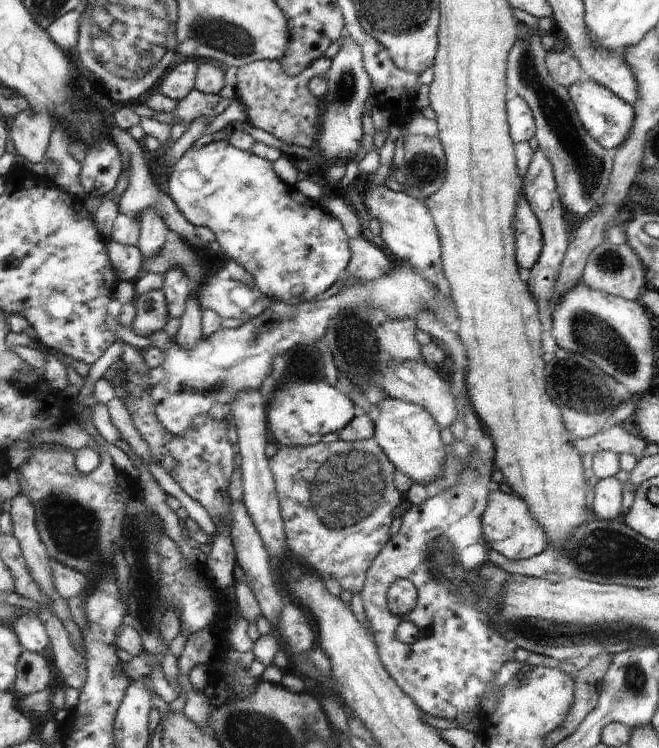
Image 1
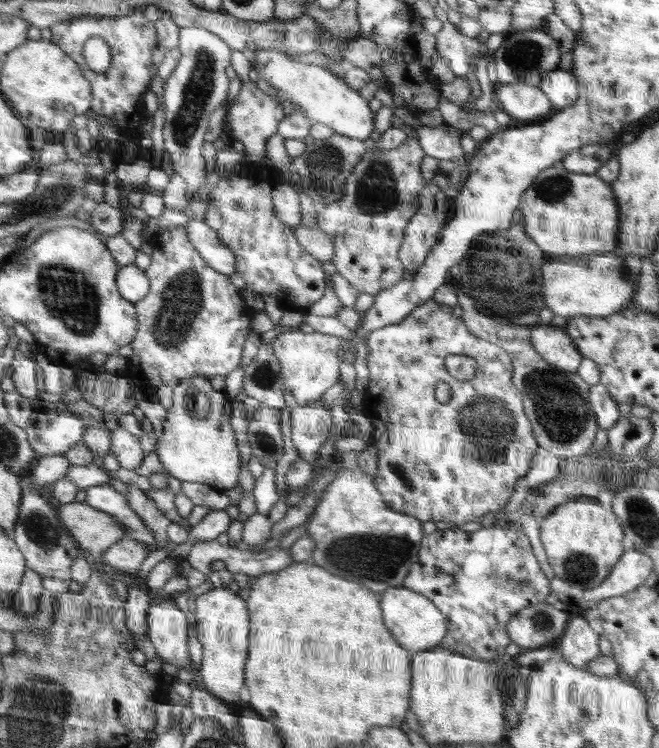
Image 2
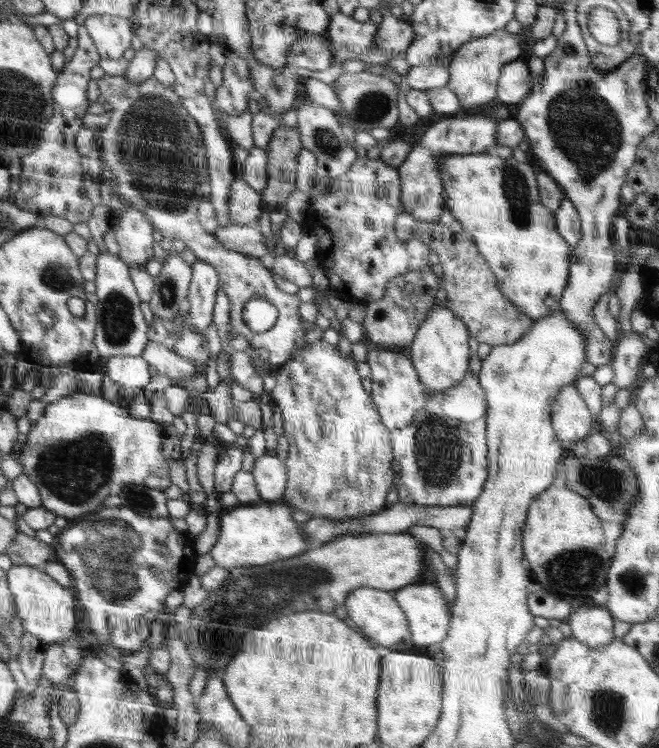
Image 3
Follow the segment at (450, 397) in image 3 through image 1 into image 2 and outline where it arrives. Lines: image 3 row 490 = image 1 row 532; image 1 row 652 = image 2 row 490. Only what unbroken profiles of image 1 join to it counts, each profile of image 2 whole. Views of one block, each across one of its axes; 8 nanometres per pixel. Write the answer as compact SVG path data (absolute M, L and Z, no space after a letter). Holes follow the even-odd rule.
M433 298L417 306L404 320L369 332L366 339L369 378L362 407L375 431L378 473L373 483L383 501L422 523L444 522L460 527L477 526L484 514L501 510L518 478L530 470L539 449L524 413L522 396L512 383L514 370L508 353L474 336L460 317ZM438 382L450 385L452 395L446 404L436 401Z

